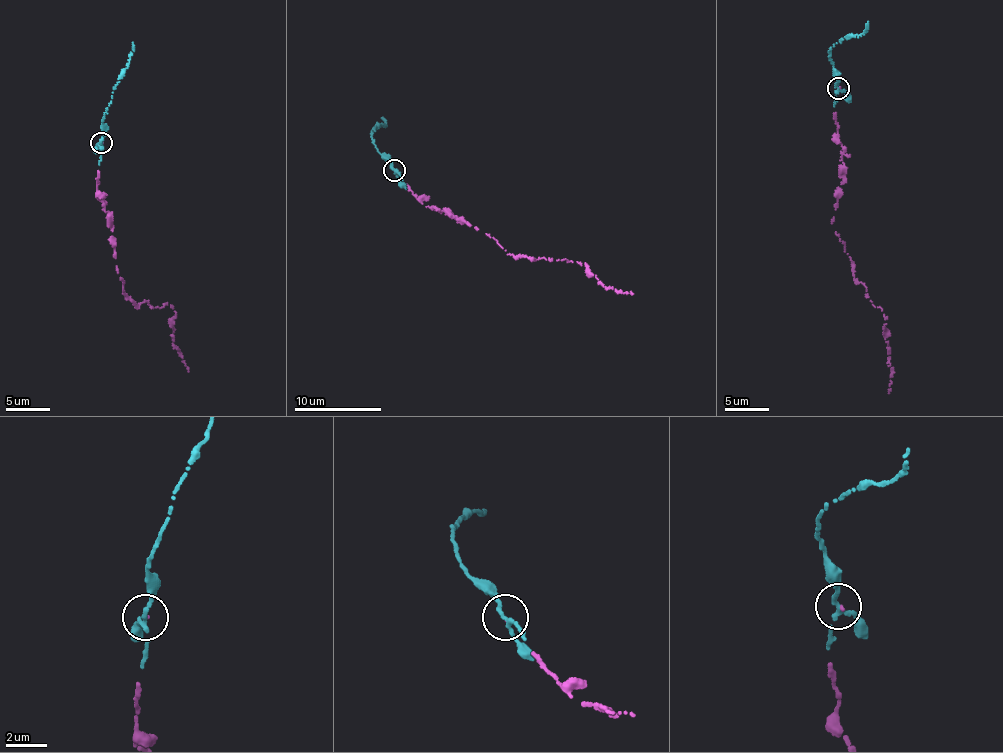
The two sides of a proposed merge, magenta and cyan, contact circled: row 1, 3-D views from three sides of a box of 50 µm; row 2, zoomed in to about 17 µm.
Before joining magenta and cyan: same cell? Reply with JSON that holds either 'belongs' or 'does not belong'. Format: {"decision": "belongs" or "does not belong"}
{"decision": "belongs"}

